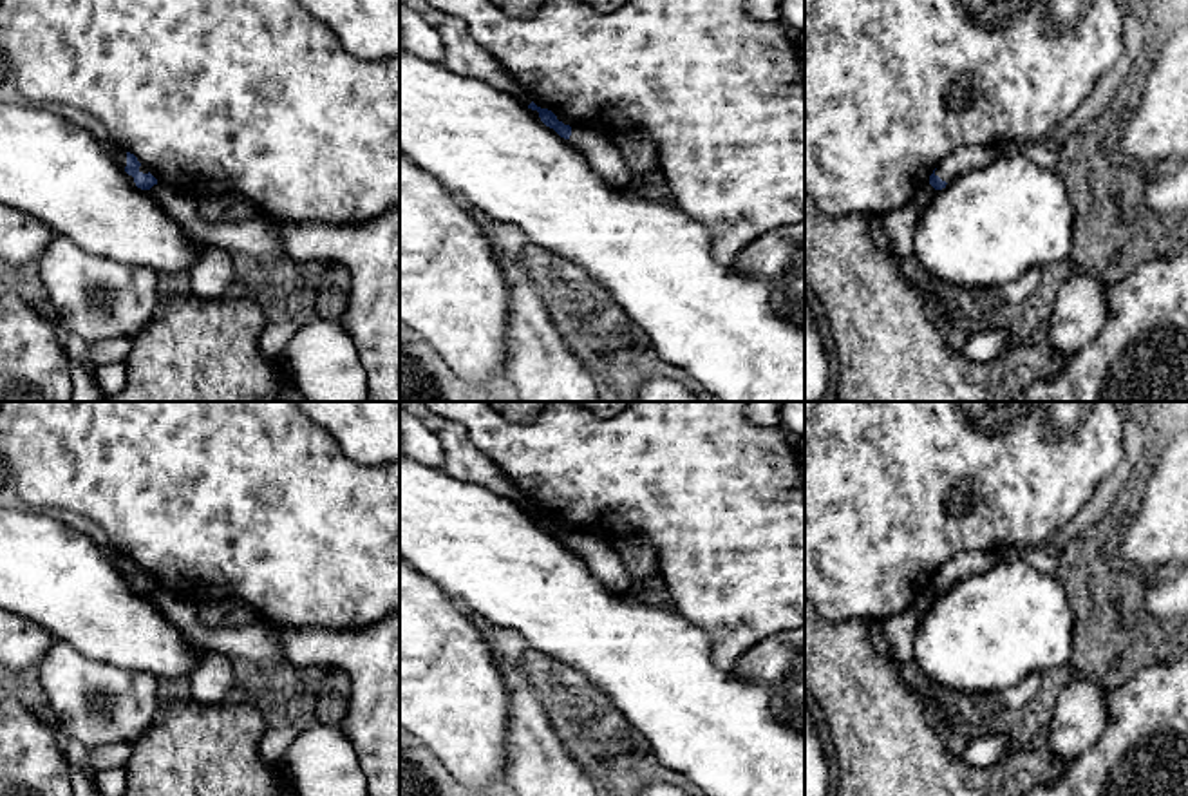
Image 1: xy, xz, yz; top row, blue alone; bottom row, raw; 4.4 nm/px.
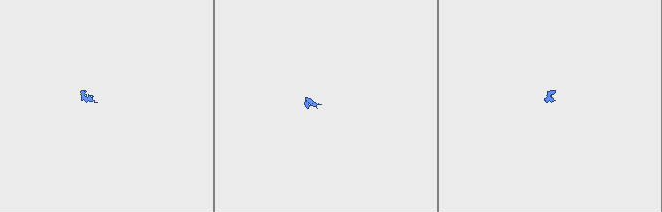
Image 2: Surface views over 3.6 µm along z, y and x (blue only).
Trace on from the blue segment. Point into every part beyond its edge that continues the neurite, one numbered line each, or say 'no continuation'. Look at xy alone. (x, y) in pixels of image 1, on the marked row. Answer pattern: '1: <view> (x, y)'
1: xy (118, 156)

